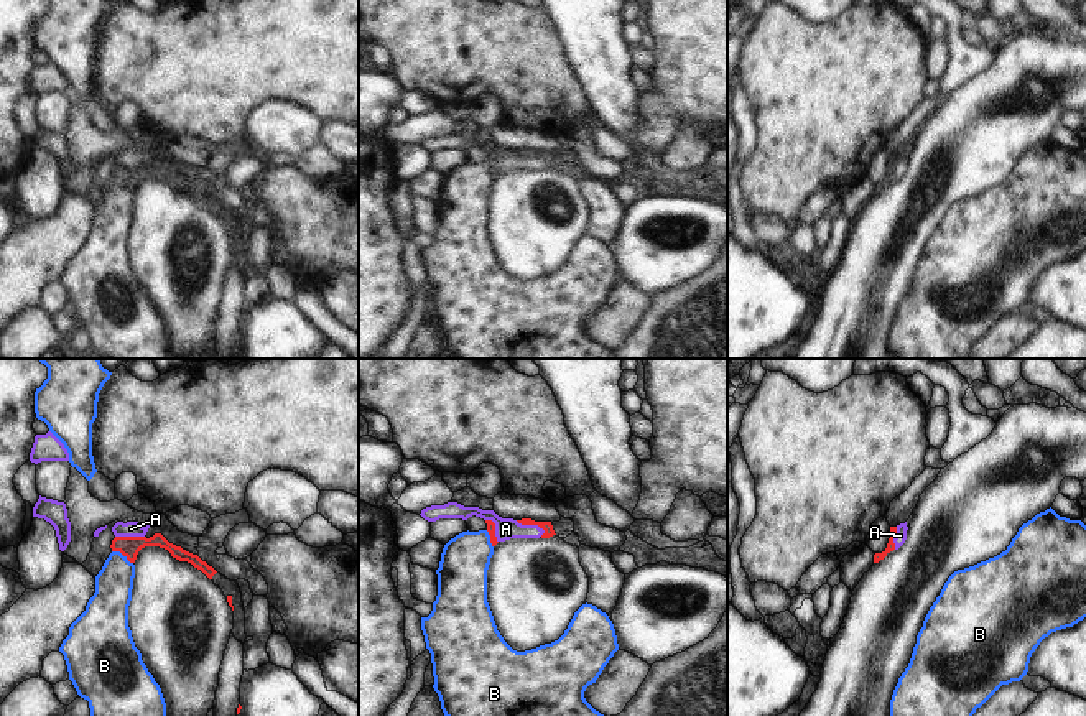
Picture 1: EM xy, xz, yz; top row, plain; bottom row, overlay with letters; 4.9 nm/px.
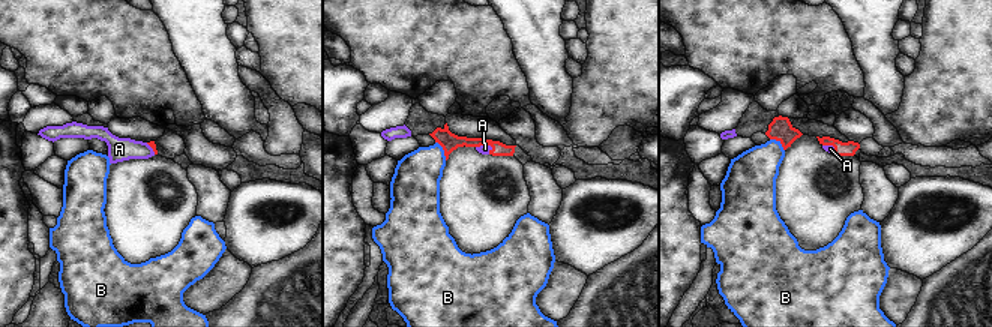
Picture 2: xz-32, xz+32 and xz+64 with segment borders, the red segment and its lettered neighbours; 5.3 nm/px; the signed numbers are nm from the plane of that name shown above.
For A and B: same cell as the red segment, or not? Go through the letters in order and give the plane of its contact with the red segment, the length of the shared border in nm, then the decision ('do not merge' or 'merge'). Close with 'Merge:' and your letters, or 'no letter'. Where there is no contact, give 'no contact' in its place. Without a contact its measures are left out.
A: xz | 160 nm | merge
B: xy | 120 nm | do not merge
Merge: A

